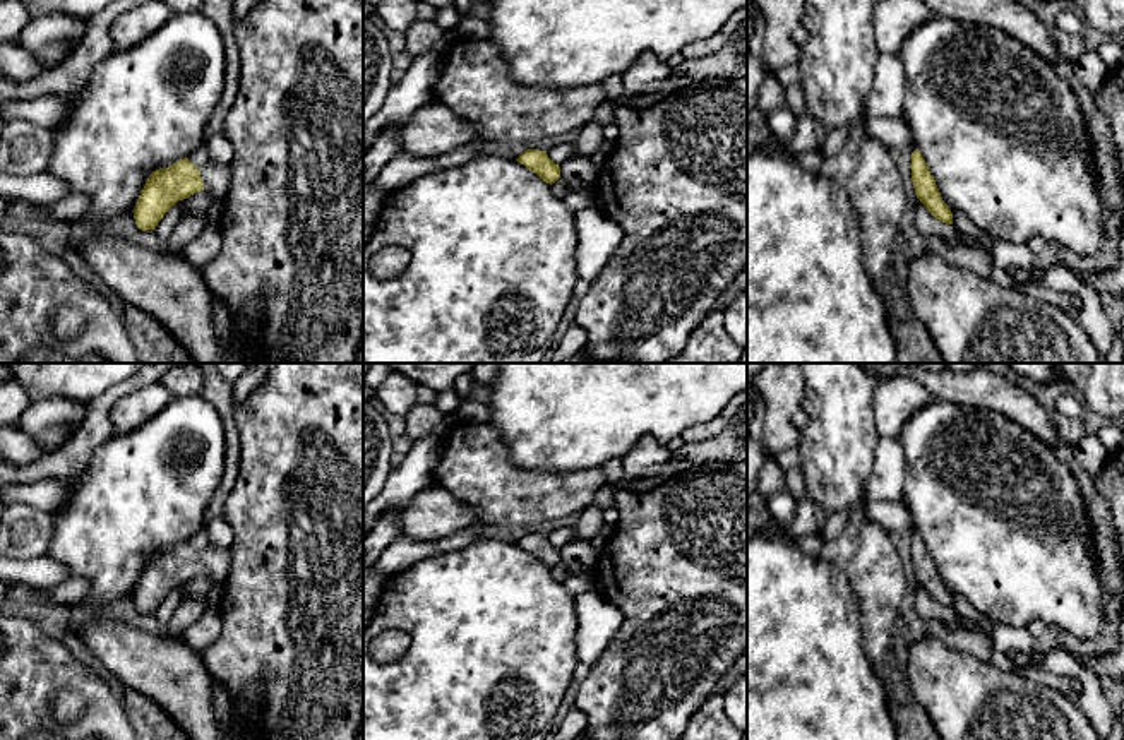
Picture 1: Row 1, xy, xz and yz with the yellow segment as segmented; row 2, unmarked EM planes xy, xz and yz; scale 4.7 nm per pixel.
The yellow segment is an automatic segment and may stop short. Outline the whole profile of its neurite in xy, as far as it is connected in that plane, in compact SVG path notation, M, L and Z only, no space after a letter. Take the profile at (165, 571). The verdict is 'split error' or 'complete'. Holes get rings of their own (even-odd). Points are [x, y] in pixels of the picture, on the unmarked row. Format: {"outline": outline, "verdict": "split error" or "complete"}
{"outline": "M188 541L152 555L132 594L137 612L142 615L154 613L178 584L200 574L206 574L219 591L228 577L230 562L231 548L209 545L197 552Z", "verdict": "split error"}

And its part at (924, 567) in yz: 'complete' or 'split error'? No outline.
complete

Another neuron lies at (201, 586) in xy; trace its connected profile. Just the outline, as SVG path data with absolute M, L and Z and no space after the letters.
M206 574L190 579L183 589L183 600L192 598L192 600L212 603L216 594L218 591L212 581Z

